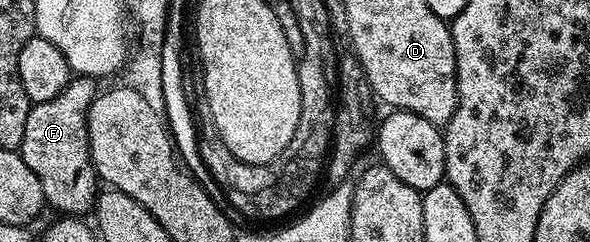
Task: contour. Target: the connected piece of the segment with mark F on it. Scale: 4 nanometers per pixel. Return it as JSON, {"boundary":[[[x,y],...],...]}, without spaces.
{"boundary":[[[73,76],[70,77],[67,88],[63,88],[63,92],[55,96],[55,100],[39,102],[29,107],[27,128],[23,132],[23,144],[19,153],[27,162],[27,167],[42,182],[48,209],[58,210],[56,213],[61,216],[88,215],[98,198],[99,179],[93,171],[87,132],[87,116],[98,93],[99,86],[94,79]]]}

